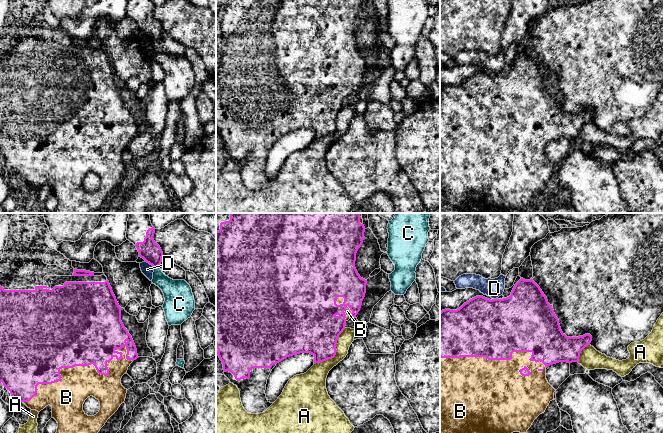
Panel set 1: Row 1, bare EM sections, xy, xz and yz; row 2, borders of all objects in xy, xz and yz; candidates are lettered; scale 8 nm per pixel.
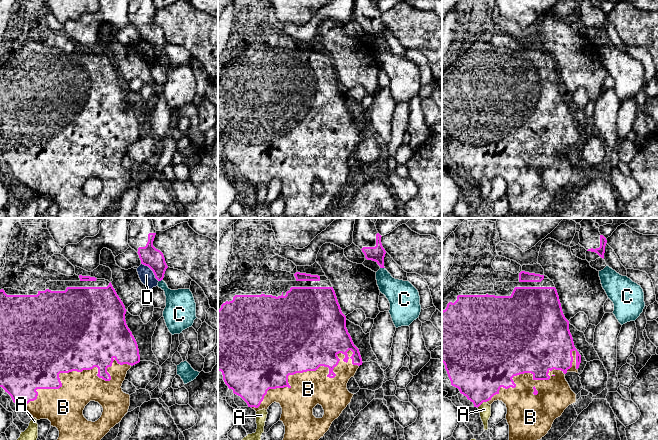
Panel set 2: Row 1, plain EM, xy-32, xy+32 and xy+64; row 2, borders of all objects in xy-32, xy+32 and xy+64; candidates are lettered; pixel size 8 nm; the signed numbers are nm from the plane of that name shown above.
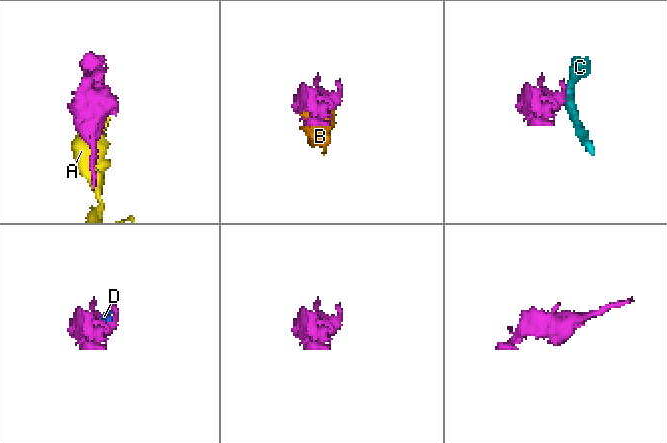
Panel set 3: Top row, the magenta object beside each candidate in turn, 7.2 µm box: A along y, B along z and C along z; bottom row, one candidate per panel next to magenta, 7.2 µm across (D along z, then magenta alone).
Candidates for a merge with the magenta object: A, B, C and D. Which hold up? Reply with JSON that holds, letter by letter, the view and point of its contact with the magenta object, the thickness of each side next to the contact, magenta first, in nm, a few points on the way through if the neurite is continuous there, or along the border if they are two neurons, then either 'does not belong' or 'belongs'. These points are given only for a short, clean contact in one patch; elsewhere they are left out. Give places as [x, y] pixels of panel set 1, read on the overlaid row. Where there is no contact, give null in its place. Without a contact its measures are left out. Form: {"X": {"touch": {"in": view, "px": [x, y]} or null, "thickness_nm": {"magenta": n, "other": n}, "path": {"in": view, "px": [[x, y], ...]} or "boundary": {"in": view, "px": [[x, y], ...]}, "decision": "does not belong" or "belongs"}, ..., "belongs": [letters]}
{"A": {"touch": {"in": "xz", "px": [336, 351]}, "thickness_nm": {"magenta": 400, "other": 160}, "decision": "does not belong"}, "B": {"touch": {"in": "xy", "px": [78, 365]}, "thickness_nm": {"magenta": 500, "other": 280}, "decision": "belongs"}, "C": {"touch": {"in": "xy", "px": [156, 267]}, "thickness_nm": {"magenta": 160, "other": 190}, "boundary": {"in": "xy", "px": [[158, 267], [154, 269]]}, "decision": "does not belong"}, "D": {"touch": {"in": "xy", "px": [150, 264]}, "thickness_nm": {"magenta": 160, "other": 90}, "decision": "does not belong"}, "belongs": ["B"]}

